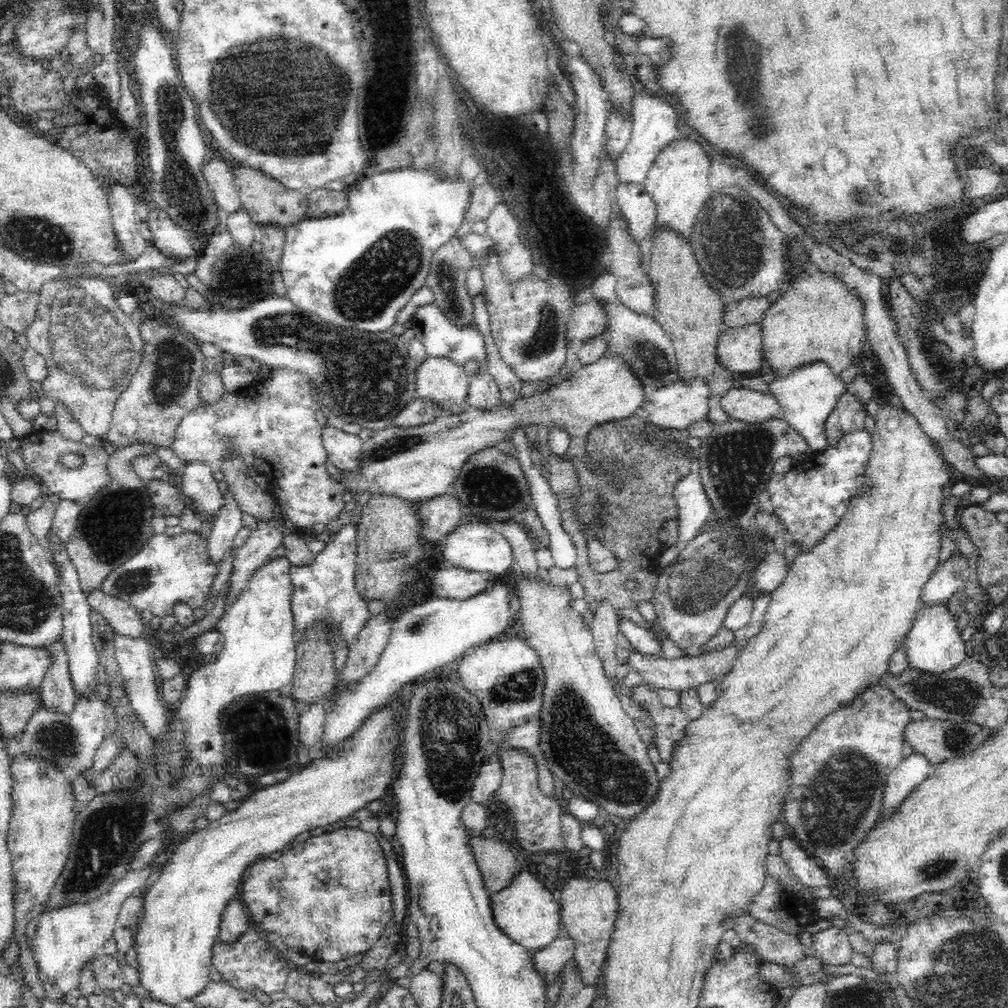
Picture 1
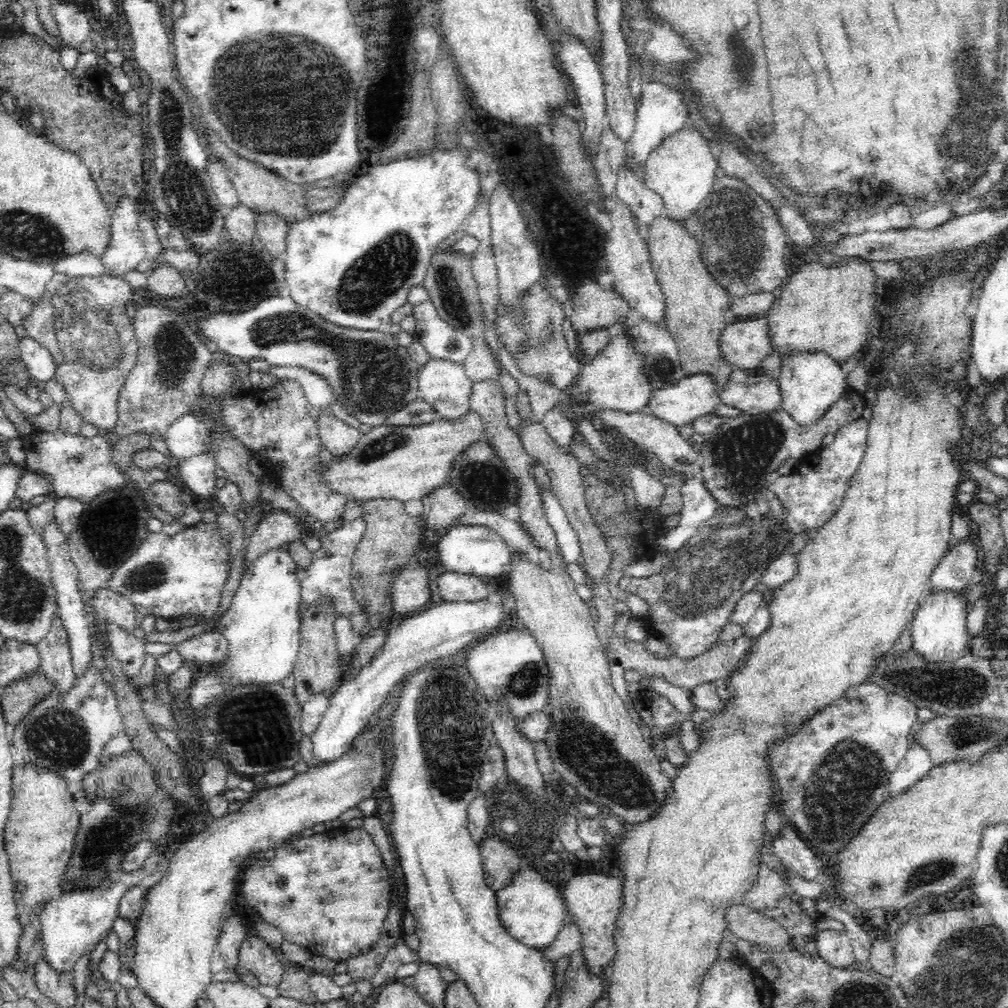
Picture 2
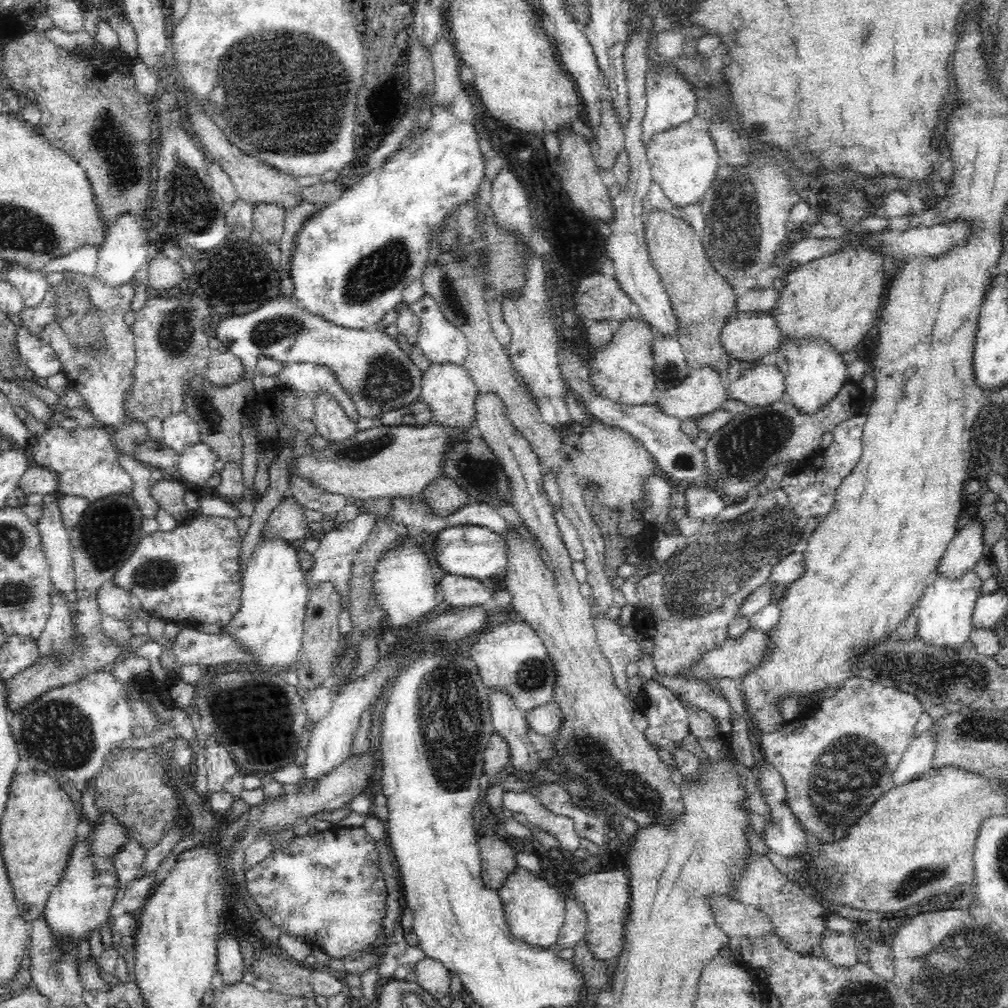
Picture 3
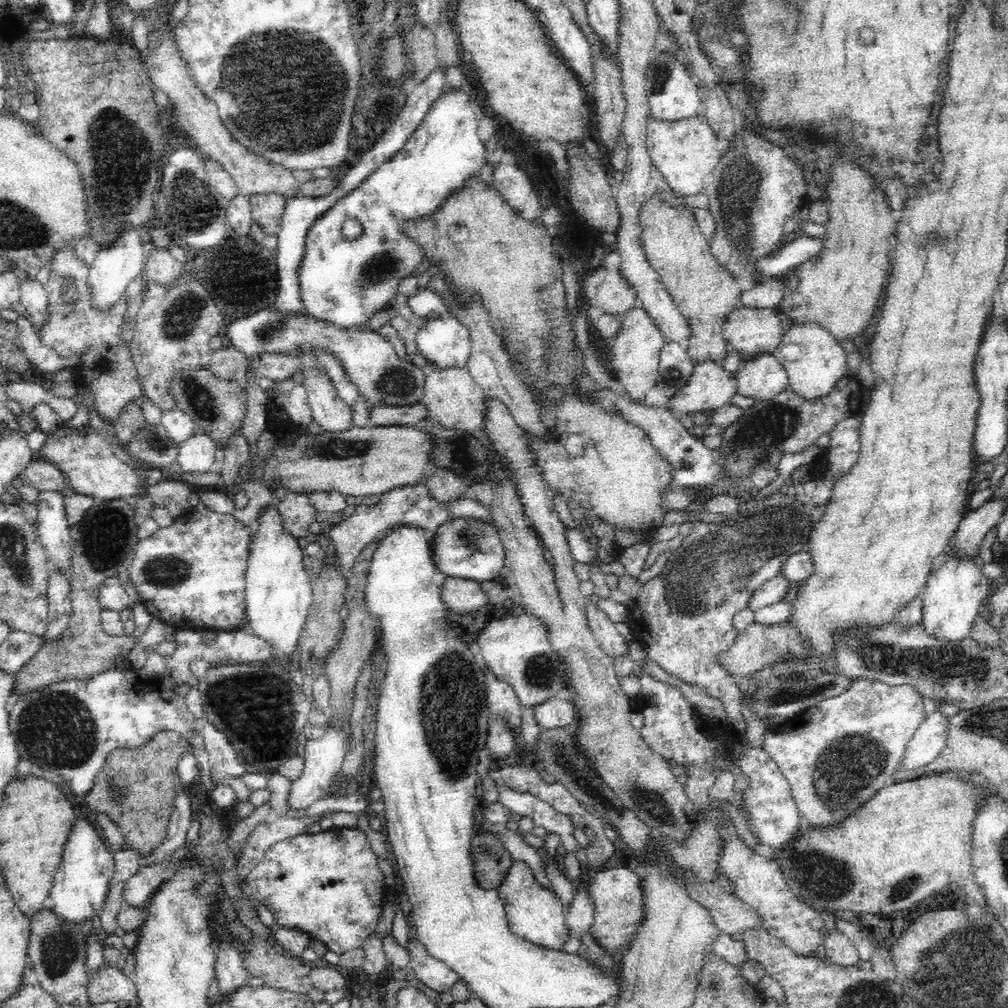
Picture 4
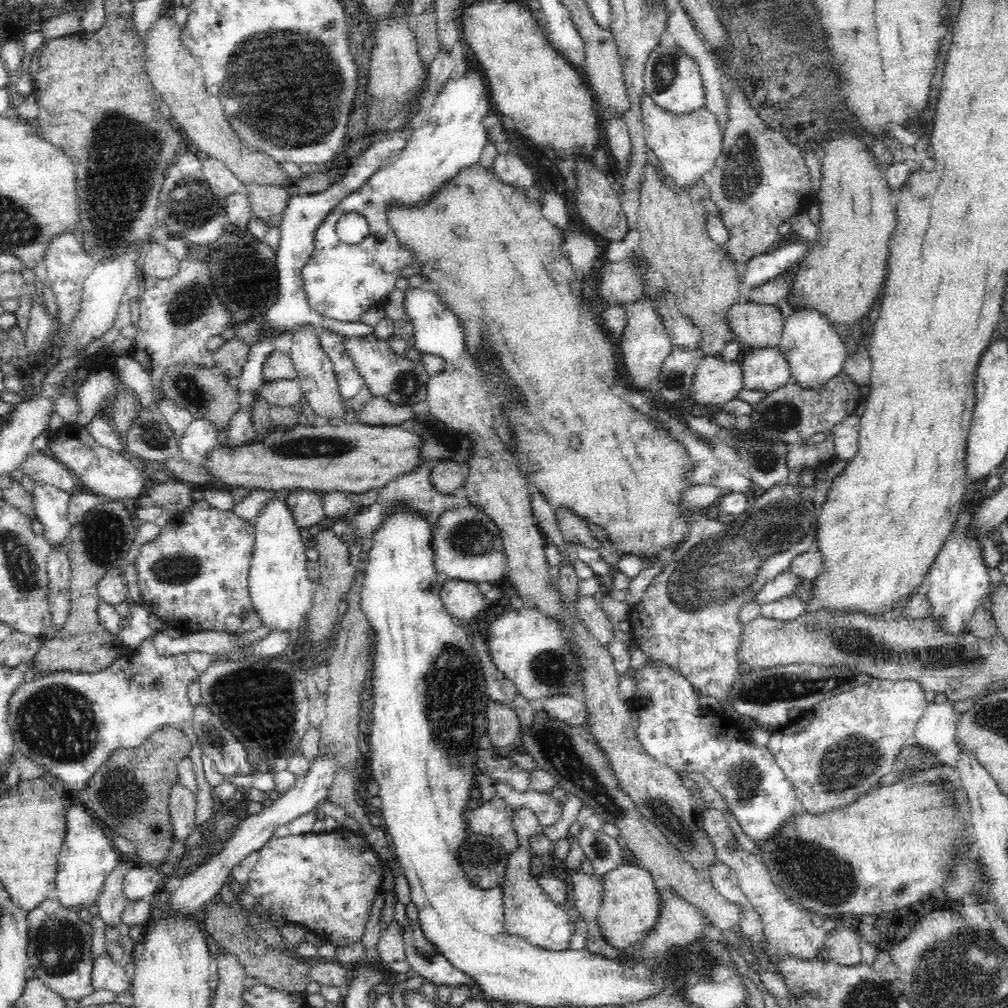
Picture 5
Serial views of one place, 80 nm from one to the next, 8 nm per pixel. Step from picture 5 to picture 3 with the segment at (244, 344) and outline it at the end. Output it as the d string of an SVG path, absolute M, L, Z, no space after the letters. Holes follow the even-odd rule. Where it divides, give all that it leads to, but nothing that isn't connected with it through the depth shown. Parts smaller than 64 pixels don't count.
M232 351L215 352L204 375L214 384L227 385L242 378L244 367L242 359Z

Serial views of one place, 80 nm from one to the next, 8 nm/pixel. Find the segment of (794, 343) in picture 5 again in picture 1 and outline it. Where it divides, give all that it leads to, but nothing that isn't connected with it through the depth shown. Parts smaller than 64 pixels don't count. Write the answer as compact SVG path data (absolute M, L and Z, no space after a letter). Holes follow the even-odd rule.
M813 360L799 364L784 376L776 376L769 386L780 403L781 416L788 419L788 423L810 443L810 454L824 450L829 445L824 432L824 423L838 399L847 392L846 384L842 382L839 374L832 371L830 363Z

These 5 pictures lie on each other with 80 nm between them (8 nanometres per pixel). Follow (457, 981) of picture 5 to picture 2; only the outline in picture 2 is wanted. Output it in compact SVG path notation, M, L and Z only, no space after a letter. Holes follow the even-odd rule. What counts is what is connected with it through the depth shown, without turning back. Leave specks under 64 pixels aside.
M428 961L420 962L414 975L414 988L428 1003L438 1006L445 1000L449 982L442 978L437 964Z

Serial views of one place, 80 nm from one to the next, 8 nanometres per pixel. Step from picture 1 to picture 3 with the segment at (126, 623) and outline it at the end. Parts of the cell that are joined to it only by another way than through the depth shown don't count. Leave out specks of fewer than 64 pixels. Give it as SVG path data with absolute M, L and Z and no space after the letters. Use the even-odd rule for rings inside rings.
M114 579L104 582L98 591L98 604L102 614L126 620L133 618L130 608L130 595L126 589L118 587Z

